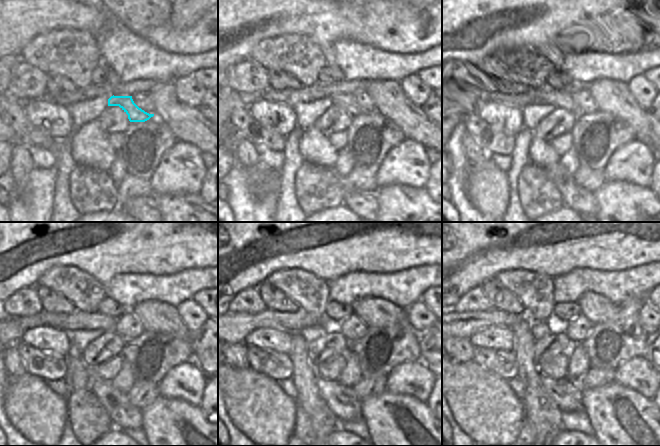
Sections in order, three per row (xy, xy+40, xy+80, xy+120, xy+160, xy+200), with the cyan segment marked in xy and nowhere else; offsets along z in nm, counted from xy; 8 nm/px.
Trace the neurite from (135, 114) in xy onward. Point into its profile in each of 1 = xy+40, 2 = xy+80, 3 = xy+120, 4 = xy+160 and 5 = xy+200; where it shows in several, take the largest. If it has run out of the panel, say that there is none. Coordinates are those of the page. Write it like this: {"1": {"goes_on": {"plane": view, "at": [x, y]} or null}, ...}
{"1": {"goes_on": {"plane": "xy+40", "at": [348, 102]}}, "2": {"goes_on": {"plane": "xy+80", "at": [542, 94]}}, "3": {"goes_on": {"plane": "xy+120", "at": [14, 328]}}, "4": {"goes_on": {"plane": "xy+160", "at": [238, 325]}}, "5": {"goes_on": {"plane": "xy+200", "at": [462, 324]}}}

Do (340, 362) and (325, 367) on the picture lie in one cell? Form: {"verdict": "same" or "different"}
{"verdict": "same"}

